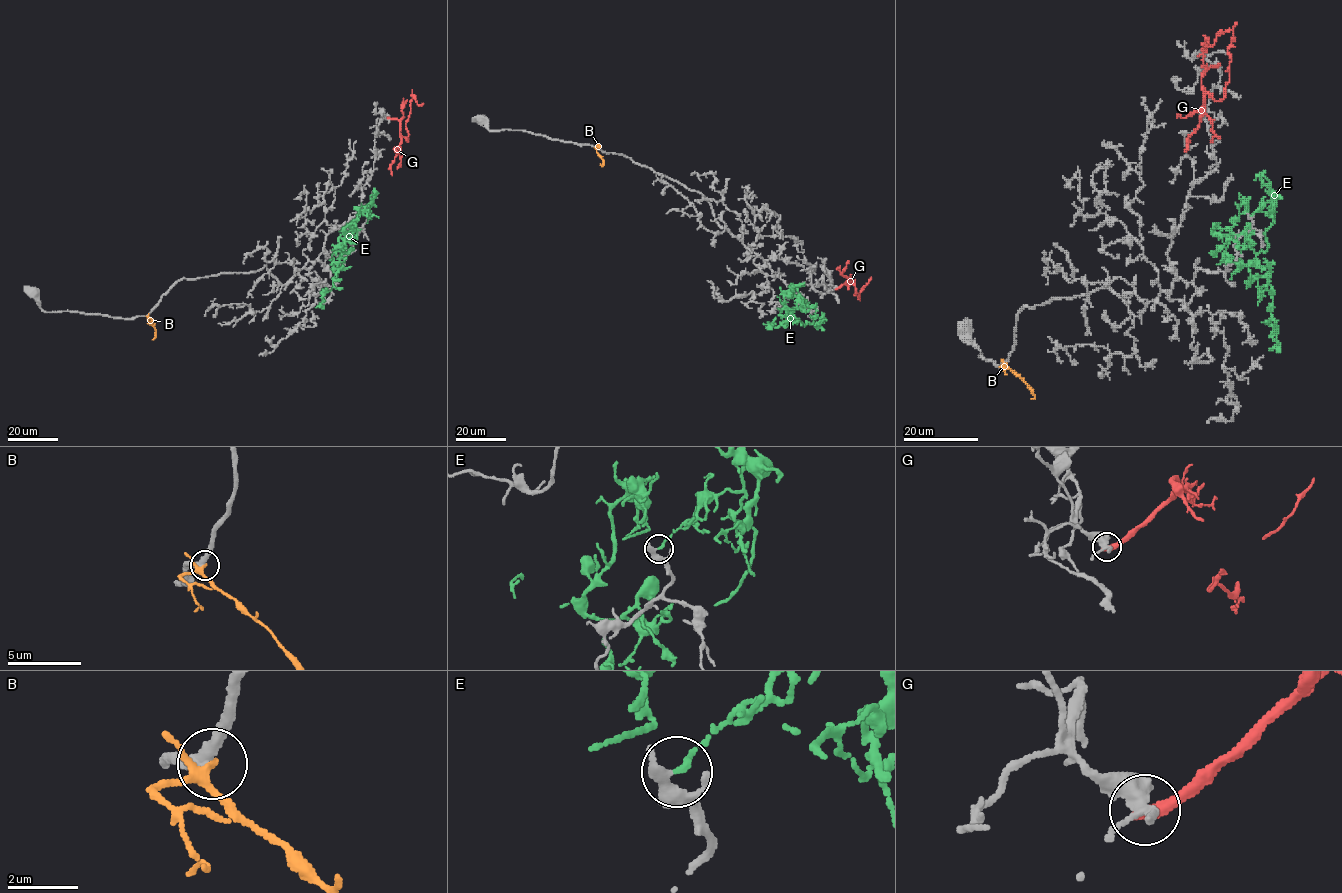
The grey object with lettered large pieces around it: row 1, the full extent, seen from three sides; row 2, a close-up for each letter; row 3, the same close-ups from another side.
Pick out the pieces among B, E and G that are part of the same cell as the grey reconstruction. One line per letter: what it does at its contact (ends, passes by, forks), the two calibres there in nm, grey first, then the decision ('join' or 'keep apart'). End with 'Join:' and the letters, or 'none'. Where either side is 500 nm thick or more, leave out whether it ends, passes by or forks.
B: it forks | 300/200 nm | keep apart
E: it ends | 320/150 nm | keep apart
G: it ends | 380/420 nm | keep apart
Join: none

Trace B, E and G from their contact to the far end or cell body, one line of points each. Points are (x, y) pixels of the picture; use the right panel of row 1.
B: (1007, 363), (1034, 396), (1030, 399)
E: (1250, 215), (1270, 201), (1275, 212), (1267, 248), (1238, 264), (1223, 254), (1243, 201), (1241, 214)
G: (1218, 65), (1202, 78), (1215, 100), (1230, 80), (1232, 30), (1212, 45), (1201, 44)

